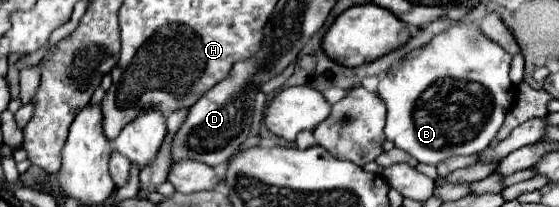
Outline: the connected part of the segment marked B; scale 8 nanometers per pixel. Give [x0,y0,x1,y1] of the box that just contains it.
[378,24,516,164]

